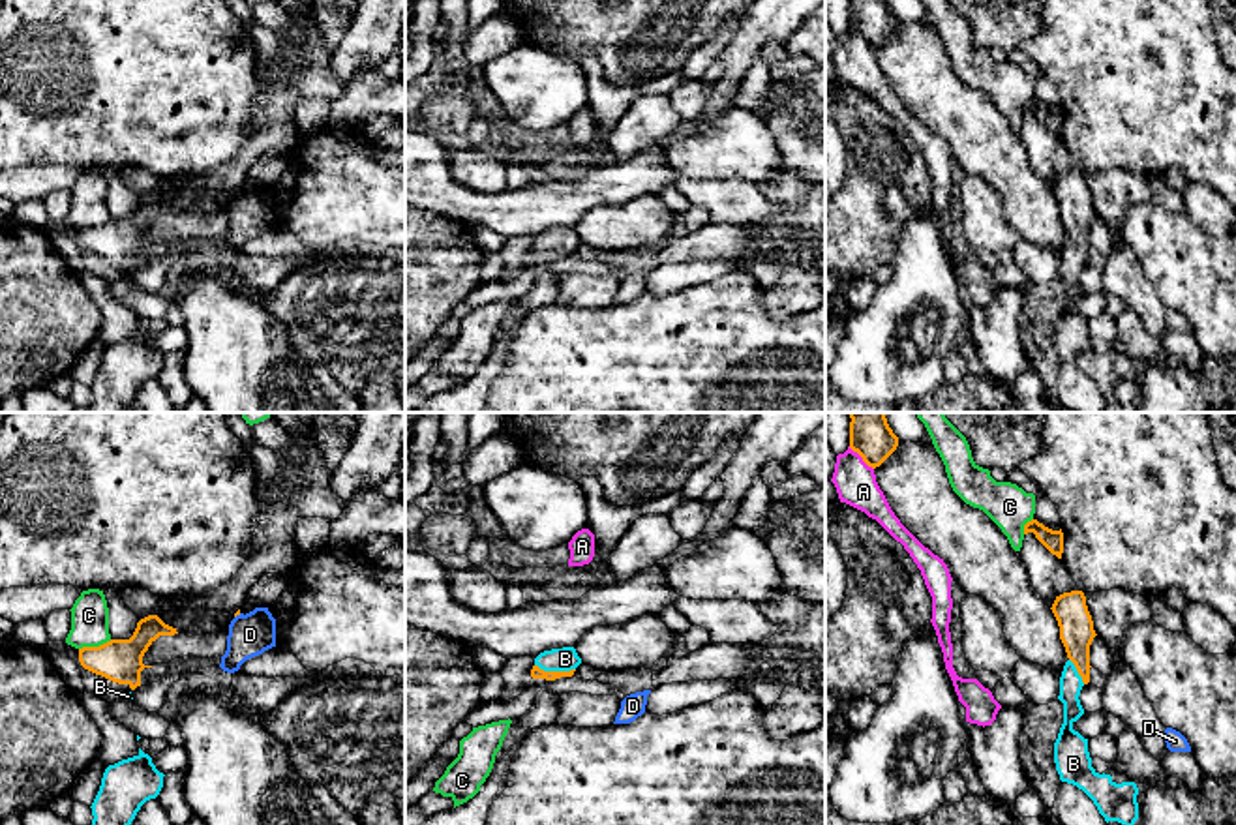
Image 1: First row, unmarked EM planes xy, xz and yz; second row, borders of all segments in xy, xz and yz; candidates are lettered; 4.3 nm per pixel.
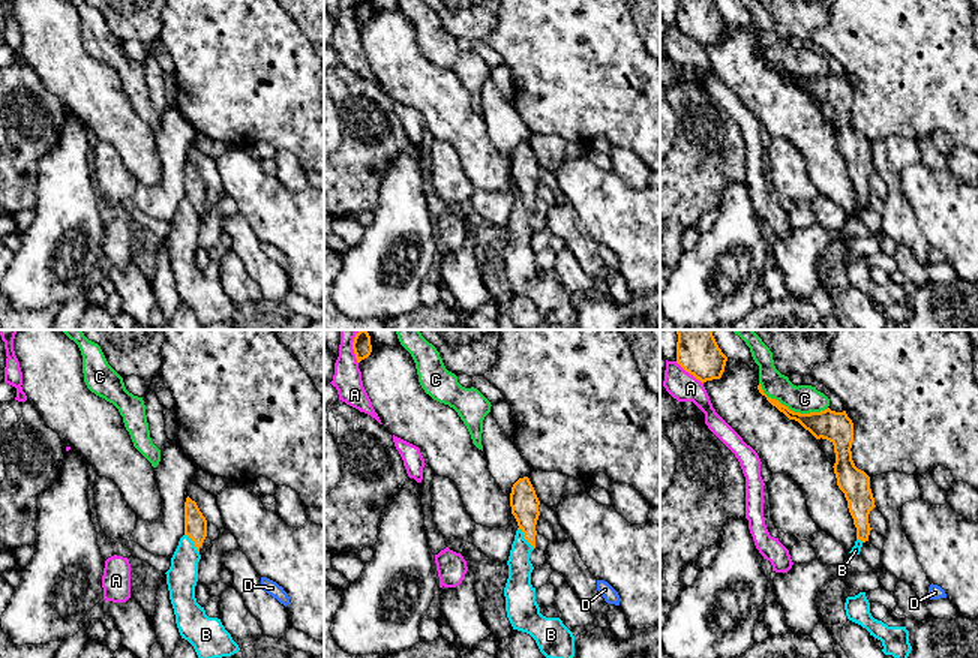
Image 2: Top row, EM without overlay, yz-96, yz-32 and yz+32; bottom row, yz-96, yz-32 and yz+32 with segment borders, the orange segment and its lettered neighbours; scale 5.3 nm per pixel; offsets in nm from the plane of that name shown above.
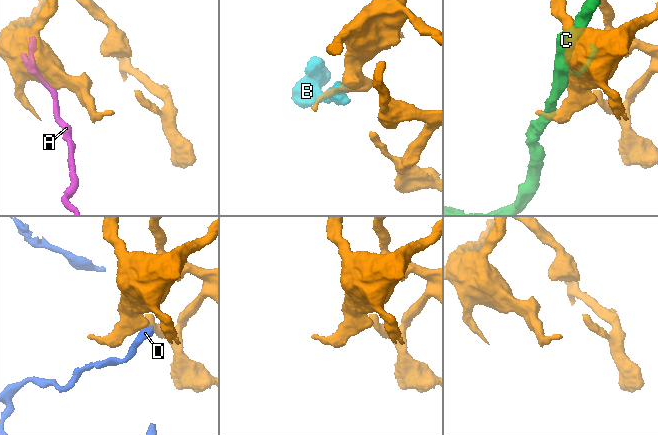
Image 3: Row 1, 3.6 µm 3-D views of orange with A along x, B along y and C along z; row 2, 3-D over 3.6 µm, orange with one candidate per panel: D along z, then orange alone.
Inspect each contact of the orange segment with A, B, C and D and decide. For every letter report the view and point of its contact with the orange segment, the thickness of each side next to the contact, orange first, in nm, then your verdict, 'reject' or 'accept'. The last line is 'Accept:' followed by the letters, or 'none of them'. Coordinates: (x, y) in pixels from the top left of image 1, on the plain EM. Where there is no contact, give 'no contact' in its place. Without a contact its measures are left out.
A: contact yz (861, 36); calibres 180 and 180 nm; reject
B: contact xz (556, 252); calibres 50 and 100 nm; accept
C: contact xy (94, 227); calibres 190 and 160 nm; reject
D: contact xy (237, 194); calibres 20 and 180 nm; reject
Accept: B

